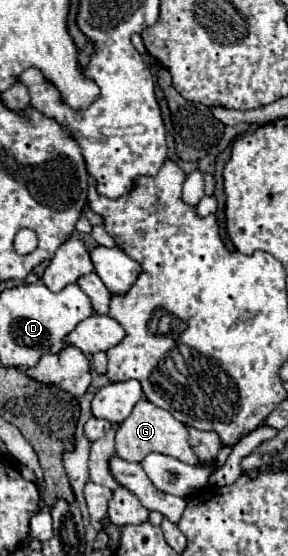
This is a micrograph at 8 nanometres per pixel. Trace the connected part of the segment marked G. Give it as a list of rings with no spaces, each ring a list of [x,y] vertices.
[[[141,398],[135,404],[133,412],[129,414],[129,418],[119,426],[119,430],[115,434],[115,450],[119,452],[119,458],[123,458],[127,462],[141,462],[147,454],[159,452],[159,454],[177,458],[177,460],[181,460],[185,464],[199,466],[199,460],[197,460],[195,452],[189,446],[187,426],[181,424],[179,420],[175,420],[167,410],[151,404],[145,398]]]

